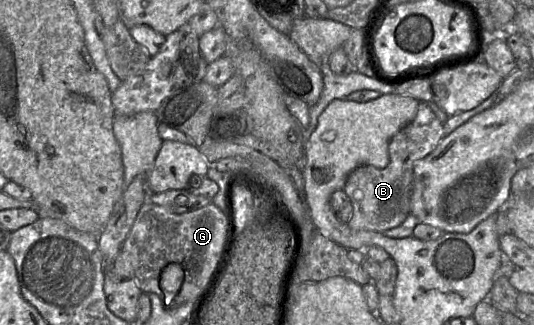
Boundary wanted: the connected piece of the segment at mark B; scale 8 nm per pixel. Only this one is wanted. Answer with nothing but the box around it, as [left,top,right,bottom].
[343,102,444,233]

